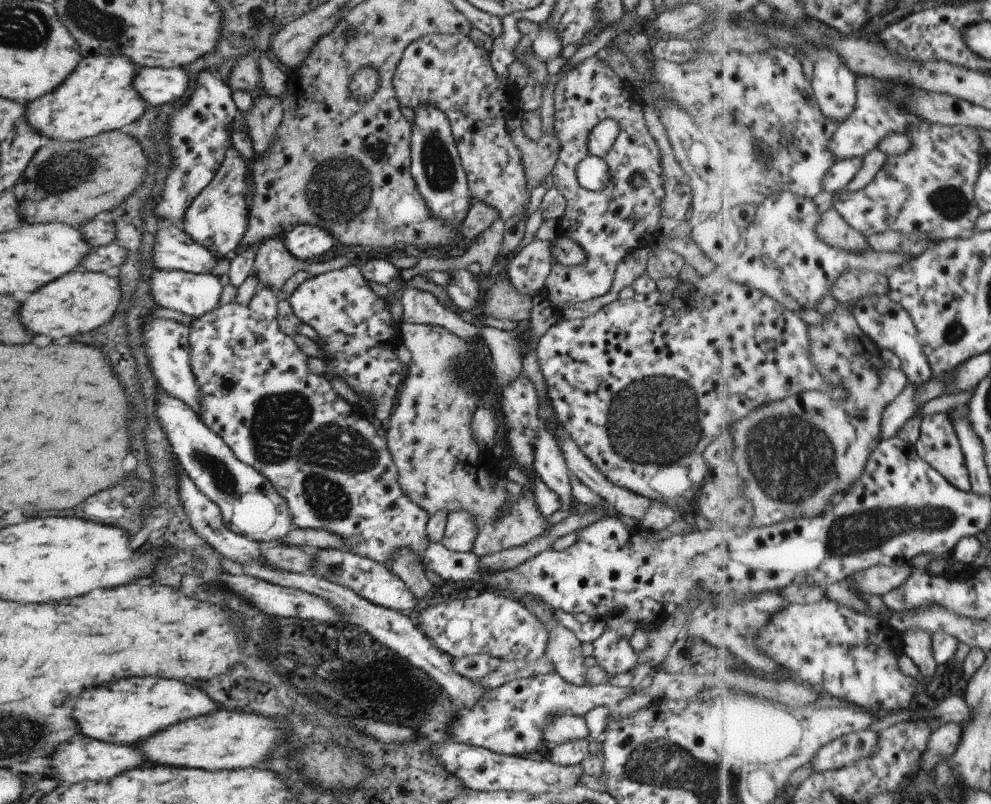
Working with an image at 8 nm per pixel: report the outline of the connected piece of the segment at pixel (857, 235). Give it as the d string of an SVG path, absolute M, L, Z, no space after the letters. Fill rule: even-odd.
M835 208L822 214L821 219L818 220L817 229L819 238L829 246L853 253L867 251L870 248L867 237L853 228L853 225L849 224Z

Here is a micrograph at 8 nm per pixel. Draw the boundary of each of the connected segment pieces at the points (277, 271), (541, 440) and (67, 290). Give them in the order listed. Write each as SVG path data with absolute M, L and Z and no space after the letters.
M277 240L261 242L255 247L253 261L254 267L252 268L252 272L261 285L265 285L271 290L278 291L283 284L285 284L285 280L290 276L293 276L293 273L297 272L297 270L306 271L308 273L307 276L314 277L315 275L320 275L327 271L339 269L342 264L343 260L339 256L335 256L335 258L332 258L327 262L320 263L303 262L291 258L283 242Z
M543 429L539 430L532 456L532 470L535 476L539 477L545 486L558 496L559 510L571 512L576 503L572 500L568 481L569 470L551 433Z
M75 269L40 286L19 303L16 319L31 334L43 334L53 340L96 329L115 312L121 287L116 277Z

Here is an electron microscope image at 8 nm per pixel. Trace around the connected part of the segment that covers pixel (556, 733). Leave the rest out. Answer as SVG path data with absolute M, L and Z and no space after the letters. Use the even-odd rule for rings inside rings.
M567 712L552 719L542 730L542 740L559 744L572 740L588 738L588 732L582 717L573 716Z

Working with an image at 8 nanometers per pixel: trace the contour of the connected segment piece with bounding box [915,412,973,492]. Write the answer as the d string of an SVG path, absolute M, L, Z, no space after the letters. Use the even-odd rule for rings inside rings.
M948 412L925 415L922 418L922 433L915 445L918 455L951 484L965 492L972 490L966 454Z

